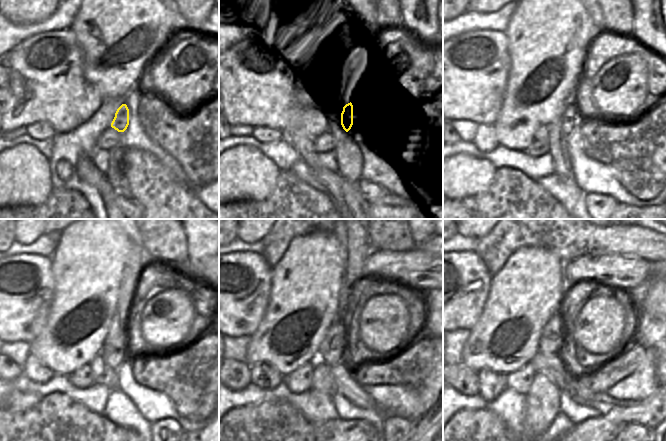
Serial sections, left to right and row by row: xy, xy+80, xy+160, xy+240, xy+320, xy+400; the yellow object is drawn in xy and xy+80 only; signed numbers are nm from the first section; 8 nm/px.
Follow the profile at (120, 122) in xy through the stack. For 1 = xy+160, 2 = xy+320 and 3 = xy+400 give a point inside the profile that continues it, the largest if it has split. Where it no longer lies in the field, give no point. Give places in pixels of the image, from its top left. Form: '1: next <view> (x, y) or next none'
1: next xy+160 (570, 116)
2: next xy+320 (332, 349)
3: next xy+400 (550, 344)

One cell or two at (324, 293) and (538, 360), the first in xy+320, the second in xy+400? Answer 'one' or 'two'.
two

